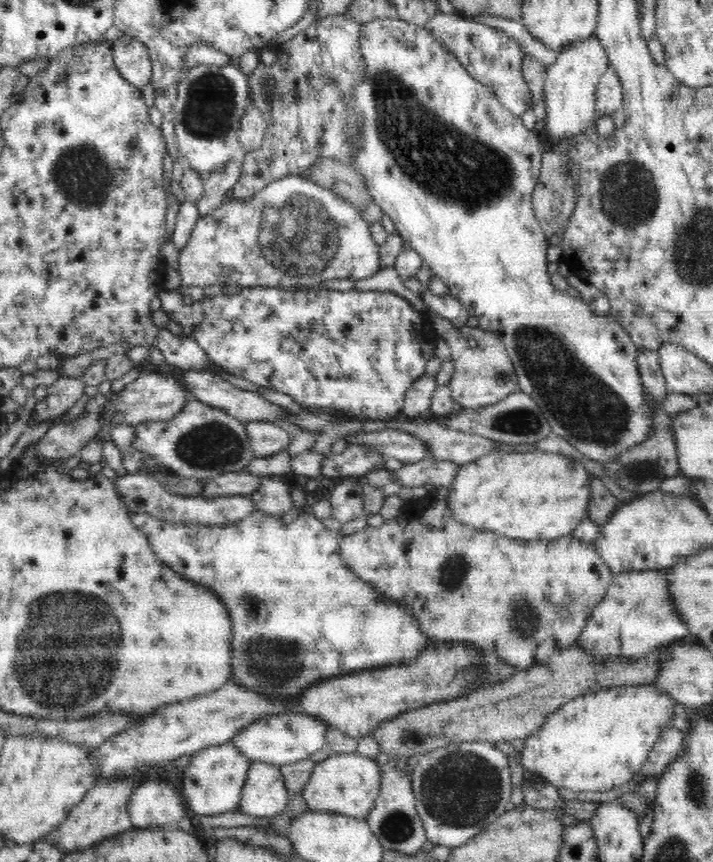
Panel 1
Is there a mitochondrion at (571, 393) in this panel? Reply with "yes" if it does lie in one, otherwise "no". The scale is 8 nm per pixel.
yes

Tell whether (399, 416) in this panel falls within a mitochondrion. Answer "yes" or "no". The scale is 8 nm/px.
no

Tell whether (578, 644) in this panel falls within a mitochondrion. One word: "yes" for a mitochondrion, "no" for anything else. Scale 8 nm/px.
no

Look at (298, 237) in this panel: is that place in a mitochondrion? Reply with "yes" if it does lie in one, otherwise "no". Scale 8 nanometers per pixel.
yes

